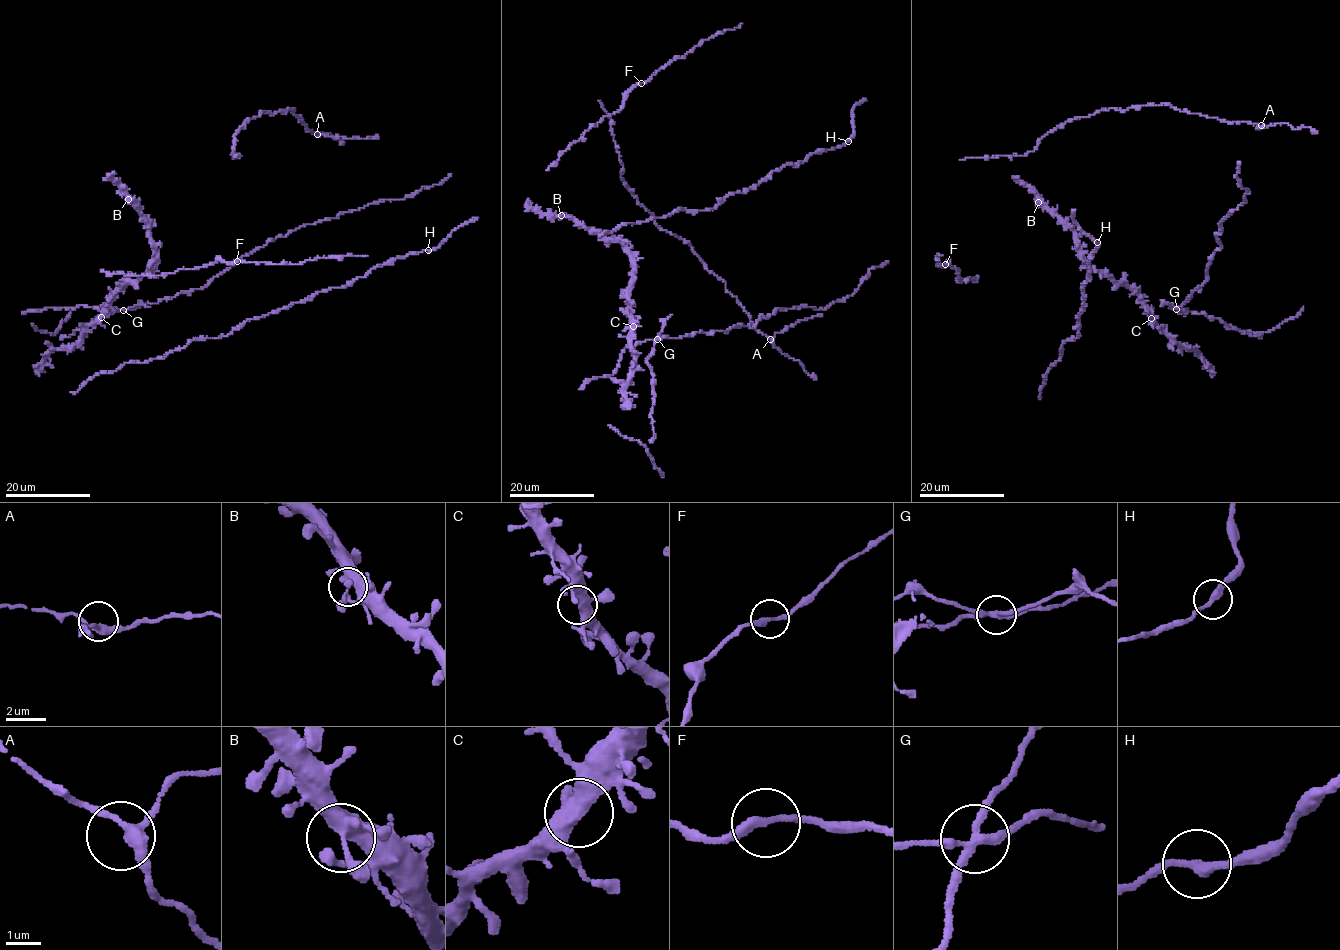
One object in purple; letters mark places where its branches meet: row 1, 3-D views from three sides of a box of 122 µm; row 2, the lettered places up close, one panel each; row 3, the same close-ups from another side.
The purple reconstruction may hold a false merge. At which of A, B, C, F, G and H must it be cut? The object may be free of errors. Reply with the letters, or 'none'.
G

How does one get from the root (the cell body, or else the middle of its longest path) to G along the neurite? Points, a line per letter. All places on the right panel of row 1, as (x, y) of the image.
G: (1200, 285), (1189, 295), (1188, 302), (1175, 309)

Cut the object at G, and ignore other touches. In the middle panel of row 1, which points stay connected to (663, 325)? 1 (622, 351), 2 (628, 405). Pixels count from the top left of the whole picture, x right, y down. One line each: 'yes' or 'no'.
1: no
2: no

